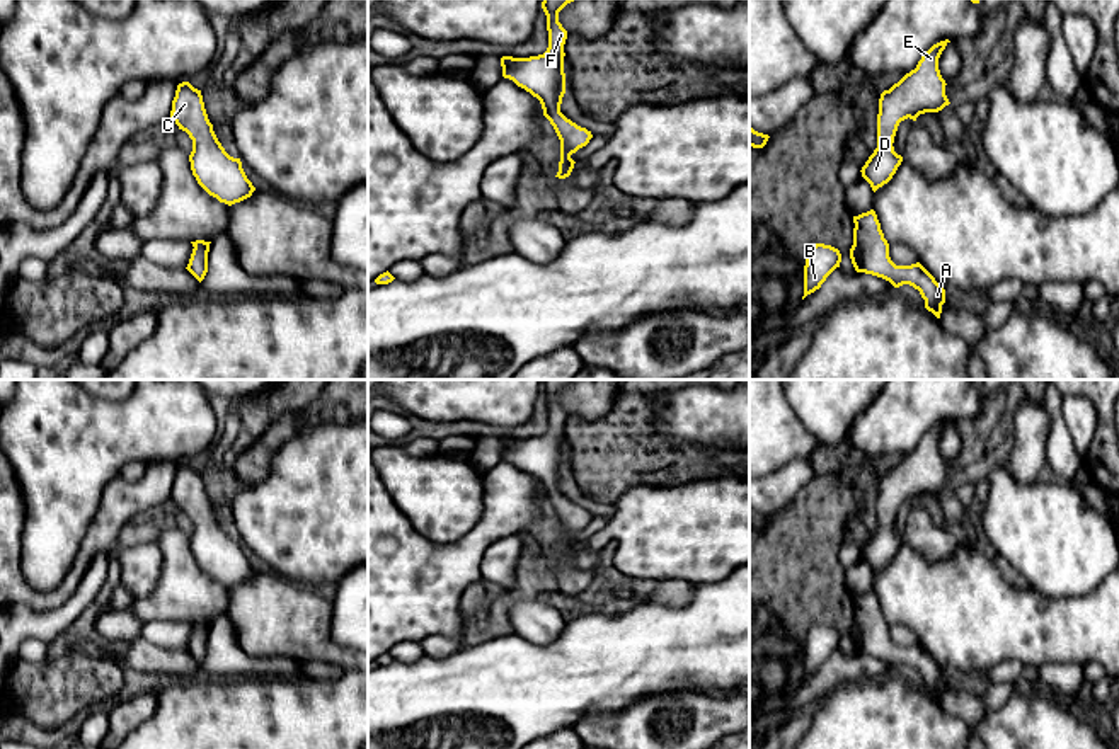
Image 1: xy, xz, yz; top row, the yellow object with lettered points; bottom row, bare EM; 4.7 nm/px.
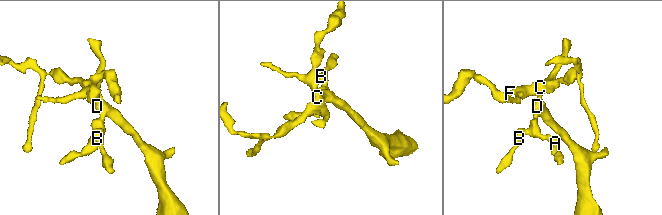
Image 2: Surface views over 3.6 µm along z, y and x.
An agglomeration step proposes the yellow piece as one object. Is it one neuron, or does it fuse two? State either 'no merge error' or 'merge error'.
no merge error

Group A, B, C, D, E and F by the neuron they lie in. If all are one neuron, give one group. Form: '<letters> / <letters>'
A B C D E F

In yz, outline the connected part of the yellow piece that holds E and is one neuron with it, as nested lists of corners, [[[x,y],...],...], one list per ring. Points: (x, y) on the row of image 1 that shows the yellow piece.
[[[945,39],[933,44],[915,70],[881,94],[877,148],[860,170],[874,192],[892,179],[903,162],[892,146],[899,123],[908,117],[916,121],[920,114],[938,112],[950,104],[938,70],[938,58],[949,43]]]

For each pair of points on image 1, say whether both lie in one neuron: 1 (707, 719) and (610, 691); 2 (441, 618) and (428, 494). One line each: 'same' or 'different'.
1: different
2: different

